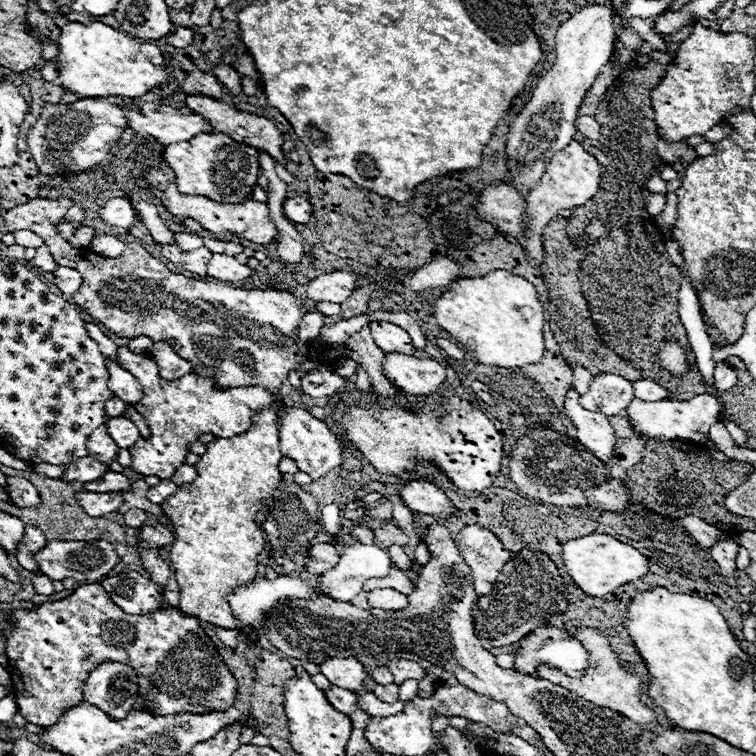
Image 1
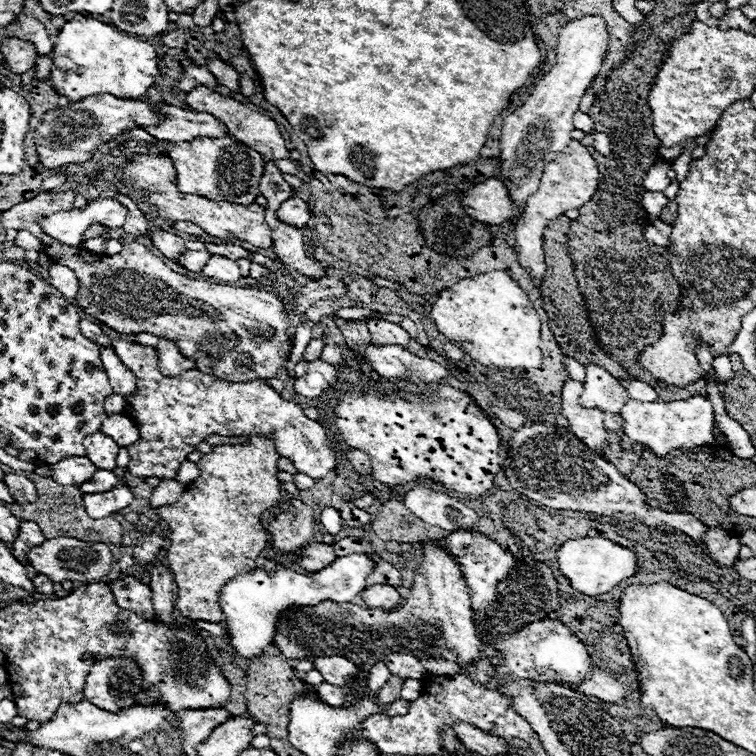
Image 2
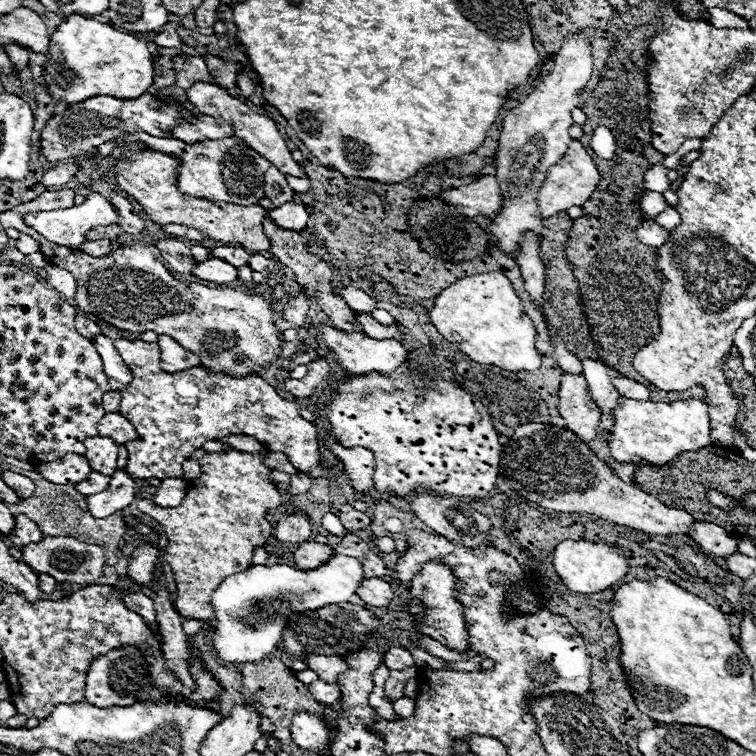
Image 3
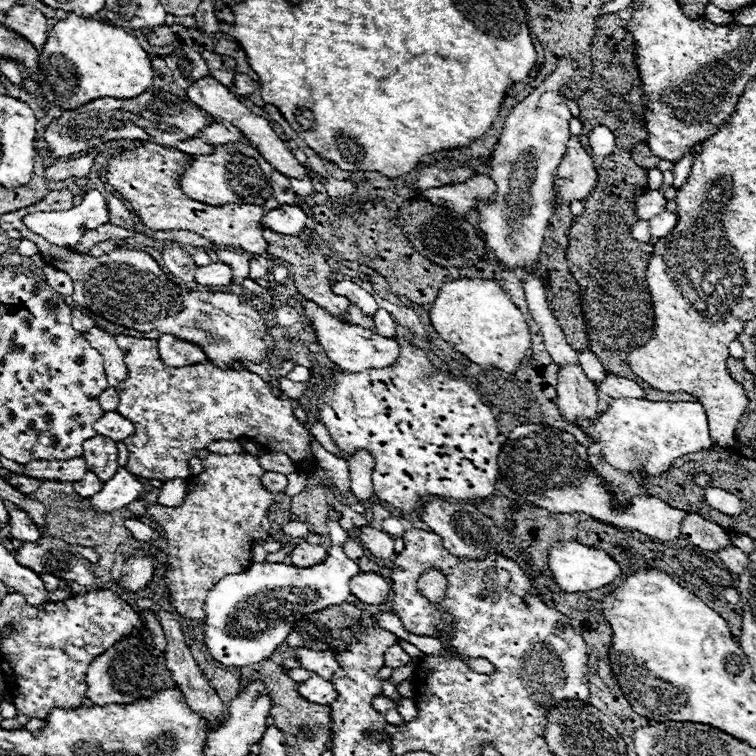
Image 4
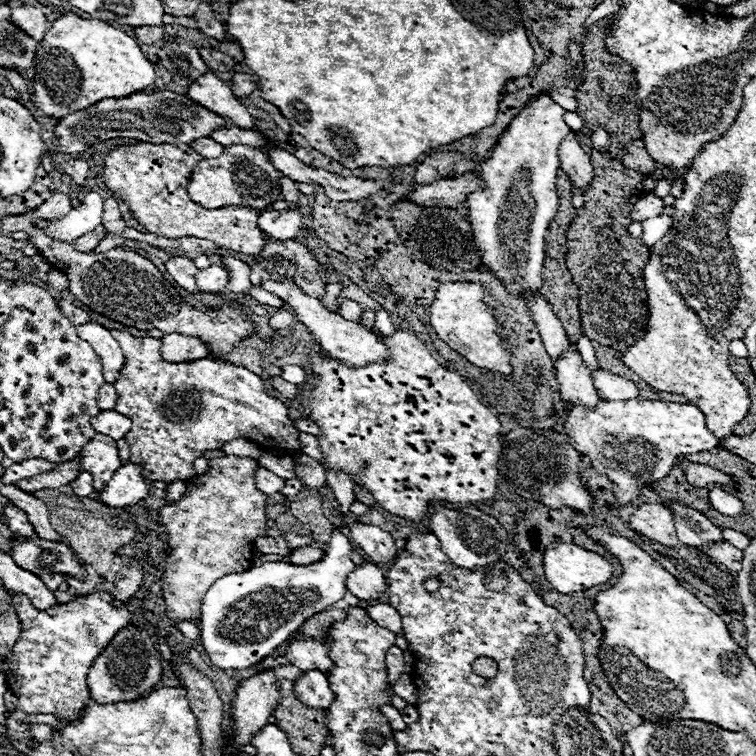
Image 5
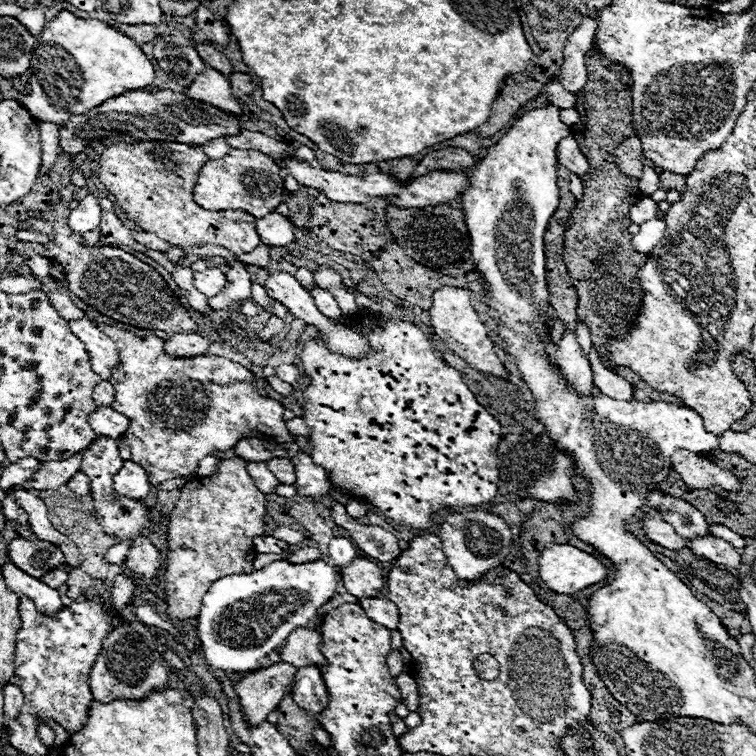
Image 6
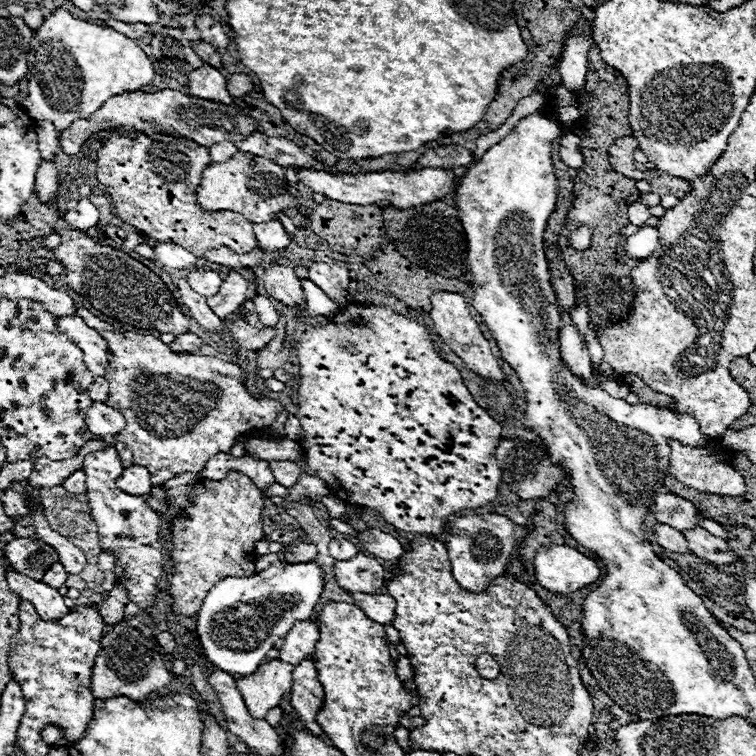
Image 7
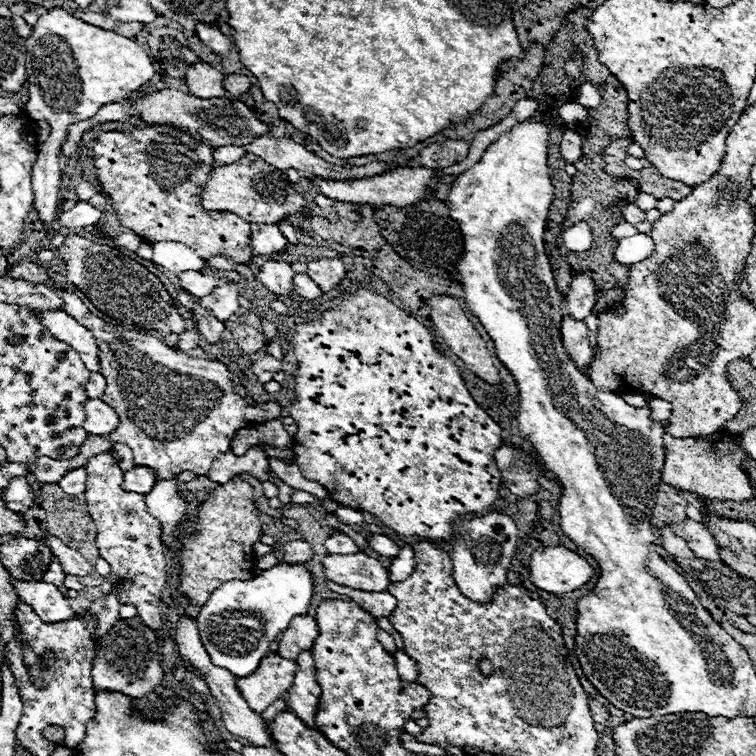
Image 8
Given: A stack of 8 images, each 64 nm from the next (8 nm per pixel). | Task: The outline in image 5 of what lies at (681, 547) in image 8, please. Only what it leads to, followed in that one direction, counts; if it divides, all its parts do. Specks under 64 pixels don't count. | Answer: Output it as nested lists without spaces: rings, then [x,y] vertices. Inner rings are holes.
[[[662,504],[638,506],[638,510],[630,516],[630,524],[640,534],[644,534],[644,536],[668,546],[668,548],[680,546],[680,540],[676,538],[672,512],[668,508],[664,508]]]

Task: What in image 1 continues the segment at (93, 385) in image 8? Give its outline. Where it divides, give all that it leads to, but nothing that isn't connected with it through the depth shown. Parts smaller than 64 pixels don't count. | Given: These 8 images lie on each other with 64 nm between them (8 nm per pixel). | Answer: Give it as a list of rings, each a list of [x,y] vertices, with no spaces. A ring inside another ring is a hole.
[[[118,396],[116,398],[110,398],[108,402],[106,402],[106,406],[104,406],[104,410],[106,410],[106,414],[108,416],[122,416],[122,412],[126,410],[126,402],[122,402]]]

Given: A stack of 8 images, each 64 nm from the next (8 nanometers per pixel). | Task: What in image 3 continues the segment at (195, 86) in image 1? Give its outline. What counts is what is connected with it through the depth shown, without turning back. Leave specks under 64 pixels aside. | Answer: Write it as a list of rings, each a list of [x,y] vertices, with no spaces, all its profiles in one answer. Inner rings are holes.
[[[182,54],[172,60],[172,66],[174,66],[174,74],[176,74],[176,84],[184,90],[188,90],[198,80],[200,82],[208,82],[208,80],[214,82],[202,56]]]

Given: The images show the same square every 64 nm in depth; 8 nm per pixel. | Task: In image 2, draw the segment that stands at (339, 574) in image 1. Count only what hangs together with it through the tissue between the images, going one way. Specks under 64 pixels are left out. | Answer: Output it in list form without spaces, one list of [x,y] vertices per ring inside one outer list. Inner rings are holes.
[[[351,554],[340,556],[334,564],[310,574],[298,574],[290,568],[272,572],[256,568],[252,572],[240,574],[238,578],[232,578],[220,590],[220,610],[224,614],[230,650],[240,658],[258,658],[268,646],[272,646],[274,630],[278,626],[278,614],[282,610],[288,610],[290,606],[316,606],[316,602],[322,600],[350,602],[364,590],[366,576],[372,572],[372,566],[374,562],[368,556]]]

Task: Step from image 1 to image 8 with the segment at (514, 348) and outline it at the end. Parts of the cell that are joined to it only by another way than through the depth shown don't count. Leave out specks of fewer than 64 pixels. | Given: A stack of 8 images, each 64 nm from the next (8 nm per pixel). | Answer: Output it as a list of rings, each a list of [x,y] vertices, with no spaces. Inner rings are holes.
[[[432,296],[430,298],[430,320],[434,324],[436,336],[444,338],[444,342],[450,346],[450,350],[466,364],[466,368],[470,372],[474,372],[482,382],[486,384],[498,384],[500,382],[500,374],[492,364],[492,356],[486,348],[486,342],[482,340],[480,332],[472,326],[472,322],[466,318],[464,310],[460,308],[460,304],[456,302],[456,298],[452,296]]]

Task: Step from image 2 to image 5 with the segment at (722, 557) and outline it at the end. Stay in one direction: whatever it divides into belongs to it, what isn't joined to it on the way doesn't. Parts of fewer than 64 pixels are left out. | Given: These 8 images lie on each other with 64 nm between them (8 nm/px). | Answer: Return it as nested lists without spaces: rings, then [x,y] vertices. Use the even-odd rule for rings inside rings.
[[[662,502],[668,510],[674,510],[674,524],[678,530],[678,540],[688,546],[704,546],[712,542],[720,542],[720,528],[714,526],[704,514],[690,506],[682,506],[678,502]]]

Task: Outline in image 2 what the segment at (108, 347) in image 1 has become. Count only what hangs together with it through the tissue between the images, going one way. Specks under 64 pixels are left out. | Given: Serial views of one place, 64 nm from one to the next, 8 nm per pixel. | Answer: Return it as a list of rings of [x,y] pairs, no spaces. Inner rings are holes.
[[[80,320],[80,330],[86,338],[90,338],[92,342],[96,342],[98,346],[104,346],[104,344],[110,344],[110,338],[102,332],[102,328],[94,322],[88,322],[88,320]]]

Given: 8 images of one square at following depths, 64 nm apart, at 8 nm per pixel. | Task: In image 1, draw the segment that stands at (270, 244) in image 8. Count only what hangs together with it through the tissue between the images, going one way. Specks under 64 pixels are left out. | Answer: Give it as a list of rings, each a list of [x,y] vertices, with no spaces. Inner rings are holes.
[[[292,196],[284,202],[284,216],[294,224],[306,224],[312,216],[312,206],[302,196]]]

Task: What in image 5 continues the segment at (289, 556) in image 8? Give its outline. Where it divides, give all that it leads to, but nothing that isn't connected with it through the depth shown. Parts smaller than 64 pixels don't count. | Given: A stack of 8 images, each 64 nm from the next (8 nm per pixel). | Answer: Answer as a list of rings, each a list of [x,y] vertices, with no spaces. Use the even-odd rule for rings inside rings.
[[[302,546],[302,548],[296,548],[288,554],[290,562],[292,564],[310,564],[310,562],[318,562],[322,560],[324,556],[324,550],[320,548],[314,548],[314,546]]]

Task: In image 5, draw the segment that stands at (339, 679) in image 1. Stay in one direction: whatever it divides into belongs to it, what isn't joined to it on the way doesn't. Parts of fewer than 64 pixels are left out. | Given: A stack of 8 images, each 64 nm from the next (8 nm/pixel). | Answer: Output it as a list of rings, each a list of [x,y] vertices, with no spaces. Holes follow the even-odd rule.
[[[292,638],[288,640],[284,658],[300,670],[330,670],[334,664],[328,658],[328,648],[314,638]]]

